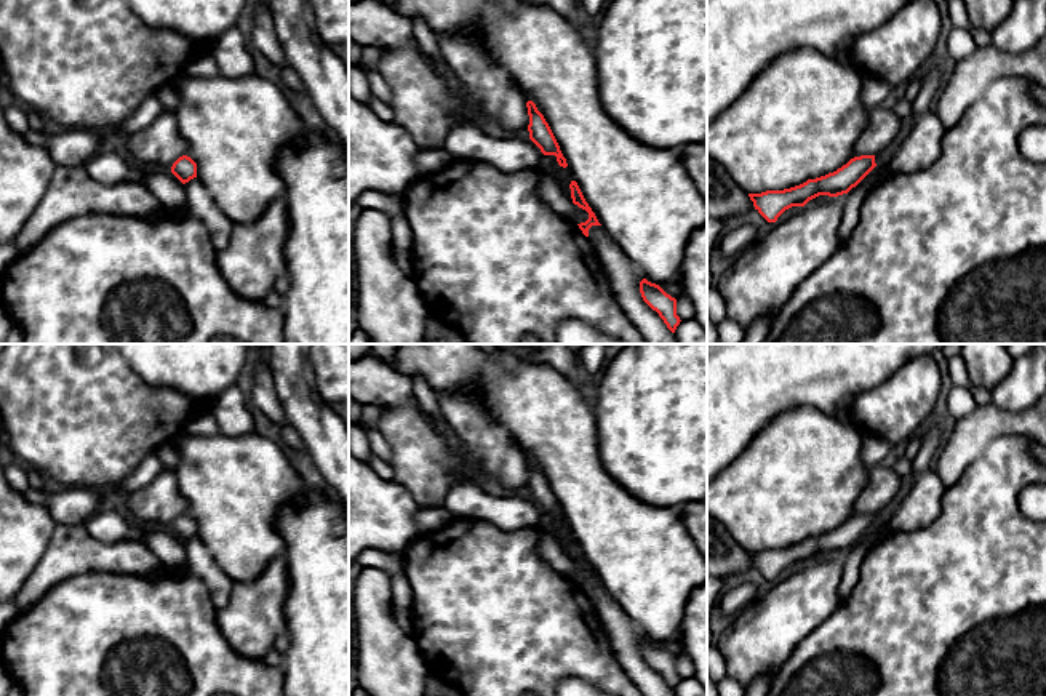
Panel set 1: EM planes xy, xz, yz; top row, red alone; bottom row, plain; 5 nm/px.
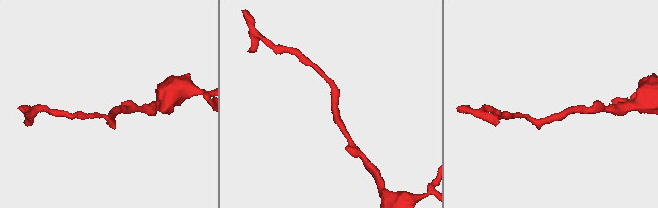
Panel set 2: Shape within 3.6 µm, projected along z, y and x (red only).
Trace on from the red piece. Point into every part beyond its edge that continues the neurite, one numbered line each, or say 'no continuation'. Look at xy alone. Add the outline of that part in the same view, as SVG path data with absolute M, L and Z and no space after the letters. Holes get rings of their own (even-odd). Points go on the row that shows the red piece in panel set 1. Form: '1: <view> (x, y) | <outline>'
no continuation

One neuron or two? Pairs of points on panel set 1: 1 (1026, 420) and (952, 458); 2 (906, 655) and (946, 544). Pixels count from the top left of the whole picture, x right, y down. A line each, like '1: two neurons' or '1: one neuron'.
1: one neuron
2: one neuron

